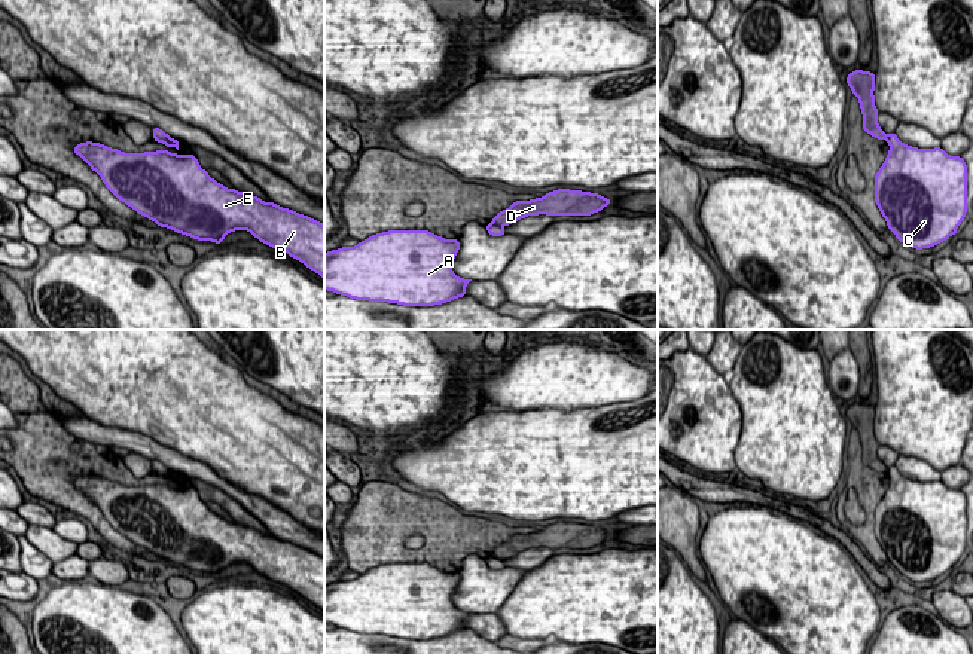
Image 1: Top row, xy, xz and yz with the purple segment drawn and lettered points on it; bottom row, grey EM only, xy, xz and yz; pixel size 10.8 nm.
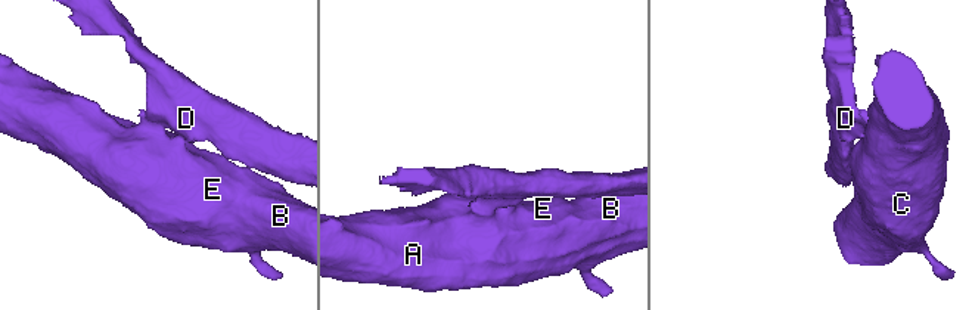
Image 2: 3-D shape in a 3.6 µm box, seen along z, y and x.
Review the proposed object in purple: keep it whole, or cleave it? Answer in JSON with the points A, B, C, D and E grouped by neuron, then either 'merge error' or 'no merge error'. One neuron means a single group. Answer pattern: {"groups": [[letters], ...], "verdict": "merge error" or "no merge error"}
{"groups": [["A", "B", "C", "E"], ["D"]], "verdict": "merge error"}

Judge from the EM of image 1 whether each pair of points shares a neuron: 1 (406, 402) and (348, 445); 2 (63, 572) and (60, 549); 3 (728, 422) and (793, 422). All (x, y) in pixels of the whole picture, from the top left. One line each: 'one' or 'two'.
1: two
2: two
3: two

